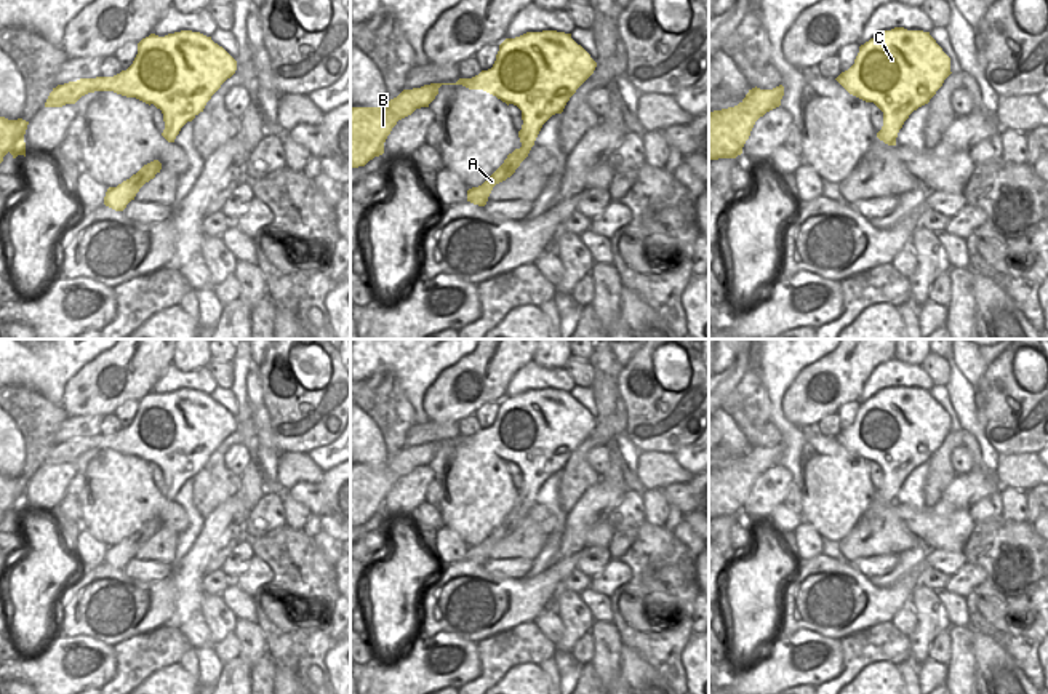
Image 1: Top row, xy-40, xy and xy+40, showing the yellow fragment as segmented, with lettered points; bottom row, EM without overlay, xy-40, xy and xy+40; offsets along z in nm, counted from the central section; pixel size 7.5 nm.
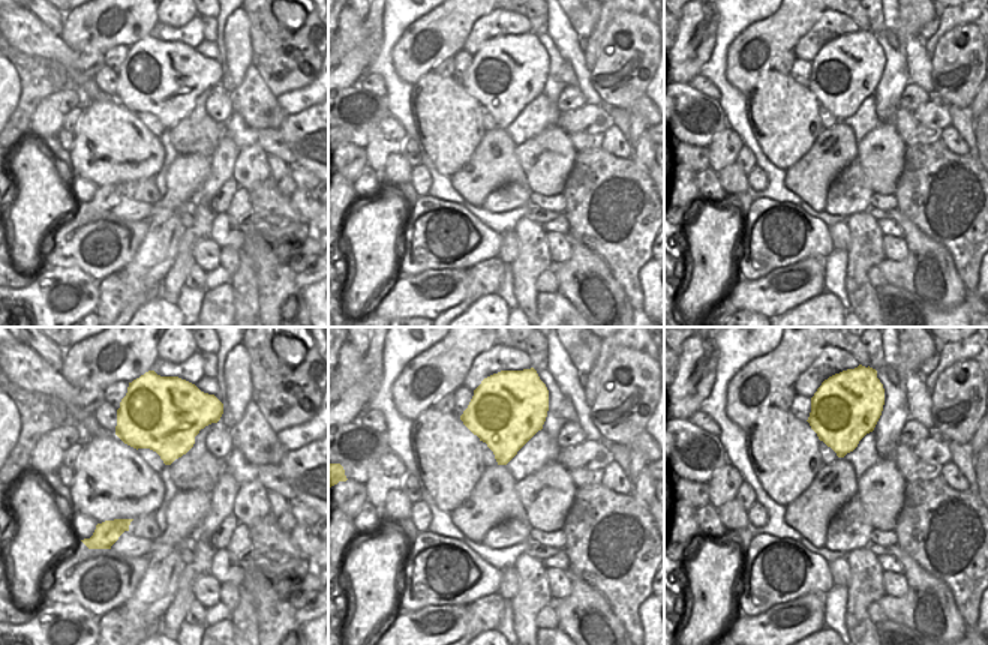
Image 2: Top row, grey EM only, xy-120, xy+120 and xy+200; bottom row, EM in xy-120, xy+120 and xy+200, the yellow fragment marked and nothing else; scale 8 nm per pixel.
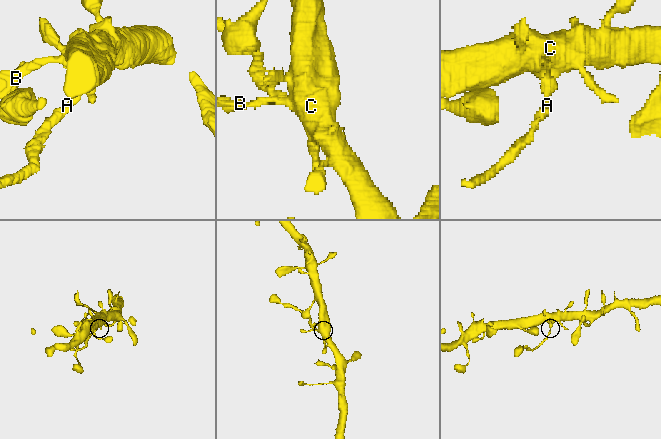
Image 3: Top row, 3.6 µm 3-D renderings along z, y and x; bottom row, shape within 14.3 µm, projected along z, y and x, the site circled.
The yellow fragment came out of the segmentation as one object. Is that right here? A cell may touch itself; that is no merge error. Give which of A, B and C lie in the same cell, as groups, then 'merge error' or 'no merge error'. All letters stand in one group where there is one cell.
groups A / B C; merge error

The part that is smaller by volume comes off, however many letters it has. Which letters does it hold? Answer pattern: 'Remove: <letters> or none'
Remove: A

